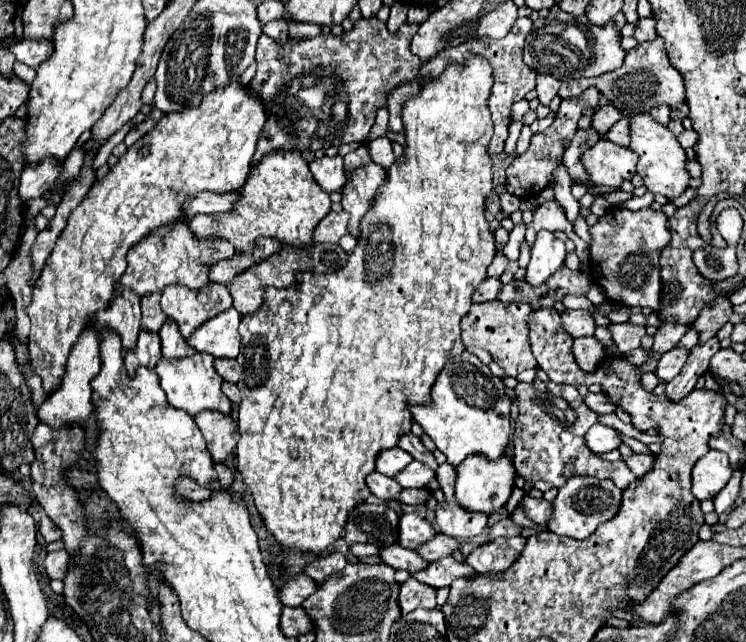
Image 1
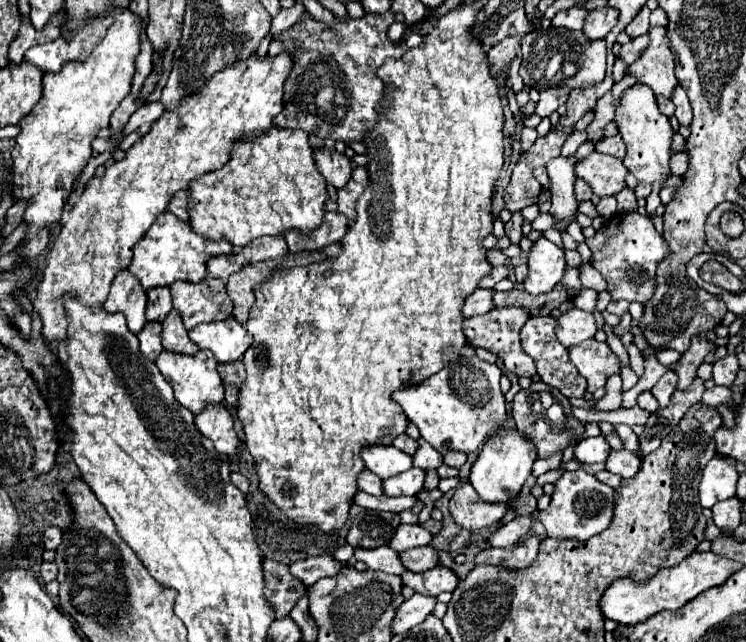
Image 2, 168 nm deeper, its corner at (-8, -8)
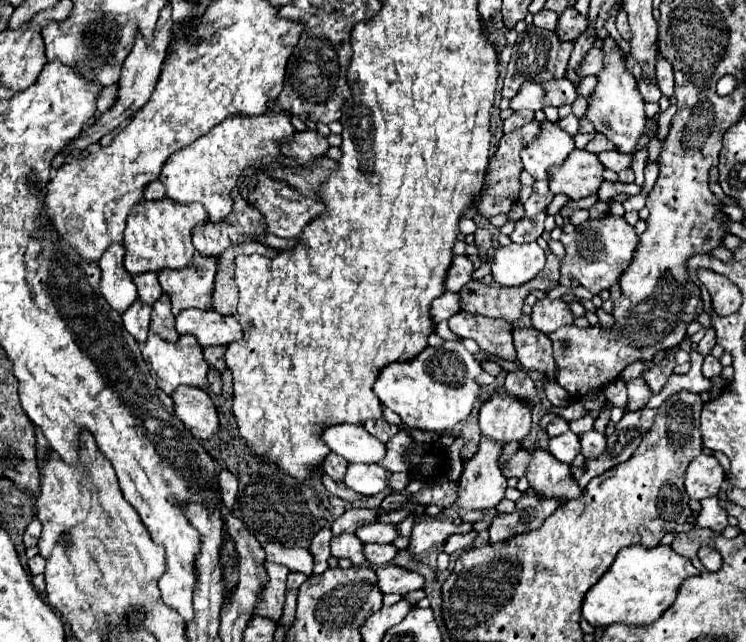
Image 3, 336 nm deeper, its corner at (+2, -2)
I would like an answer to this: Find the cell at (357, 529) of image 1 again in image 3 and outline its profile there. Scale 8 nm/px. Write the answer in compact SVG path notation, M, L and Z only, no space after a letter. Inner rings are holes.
M366 507L348 509L344 515L340 515L340 517L334 521L332 533L334 533L334 535L340 535L340 533L344 533L344 531L354 533L358 527L368 525L368 523L374 523L376 517L378 517L378 511L374 511L374 509L366 509Z

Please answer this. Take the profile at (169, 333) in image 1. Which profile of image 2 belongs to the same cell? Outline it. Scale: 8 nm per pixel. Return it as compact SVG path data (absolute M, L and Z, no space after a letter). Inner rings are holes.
M172 309L162 323L162 345L170 353L182 353L182 355L196 355L200 349L196 343L188 339L188 331L182 325L182 317Z

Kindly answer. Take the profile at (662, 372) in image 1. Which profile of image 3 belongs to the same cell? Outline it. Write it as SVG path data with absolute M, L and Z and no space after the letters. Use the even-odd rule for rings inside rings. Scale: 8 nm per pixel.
M624 379L624 383L628 389L628 403L624 411L640 411L642 407L646 407L646 403L652 397L646 383L642 379Z

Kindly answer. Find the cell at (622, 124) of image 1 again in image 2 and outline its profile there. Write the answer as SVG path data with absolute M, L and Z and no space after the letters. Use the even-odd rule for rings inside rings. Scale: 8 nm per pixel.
M620 135L606 137L606 139L598 141L596 151L606 153L606 155L614 155L614 157L620 157L620 159L624 159L624 155L626 155L626 147L624 147L624 141L620 139Z

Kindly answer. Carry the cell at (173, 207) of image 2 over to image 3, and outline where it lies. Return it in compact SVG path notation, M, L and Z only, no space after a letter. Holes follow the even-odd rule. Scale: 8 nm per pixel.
M152 181L144 189L144 199L160 199L164 195L166 195L166 189L164 189L164 185L160 181Z

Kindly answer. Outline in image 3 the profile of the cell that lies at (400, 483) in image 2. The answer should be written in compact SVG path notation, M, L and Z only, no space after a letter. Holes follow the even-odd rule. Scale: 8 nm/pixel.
M350 465L346 469L344 485L348 485L352 491L362 495L378 495L388 489L386 483L386 469L380 465Z

